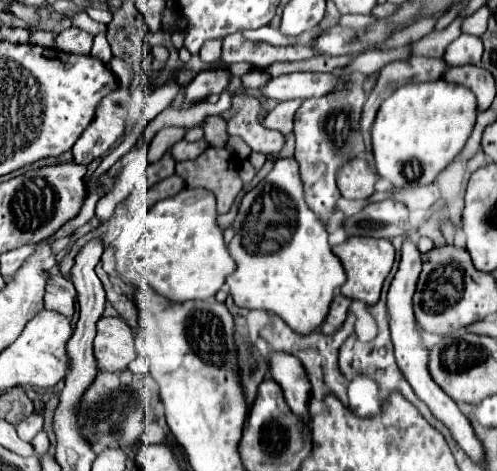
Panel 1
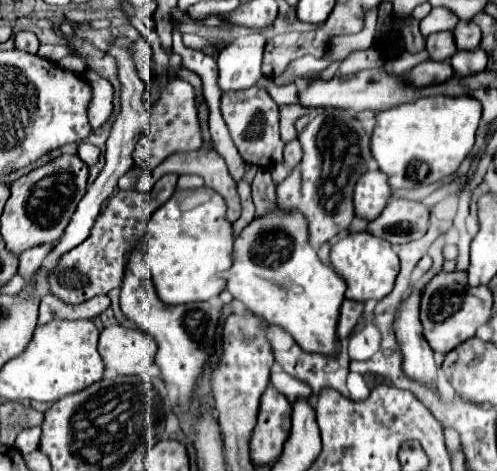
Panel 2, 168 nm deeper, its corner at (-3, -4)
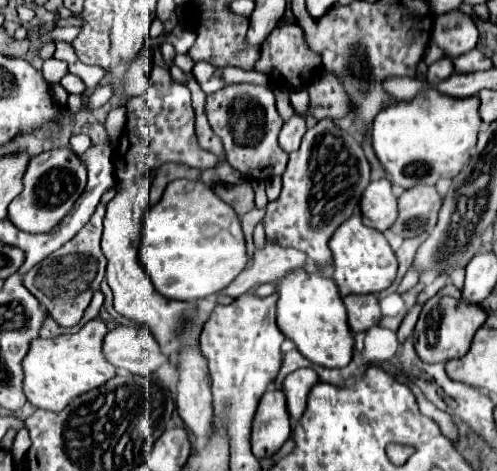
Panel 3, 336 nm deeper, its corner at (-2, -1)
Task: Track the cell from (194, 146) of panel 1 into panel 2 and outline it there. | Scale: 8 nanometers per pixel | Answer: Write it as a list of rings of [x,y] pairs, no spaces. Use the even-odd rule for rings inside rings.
[[[252,87],[236,93],[222,93],[220,109],[228,125],[230,137],[246,163],[254,163],[258,167],[272,167],[274,163],[282,161],[284,143],[278,133],[278,105],[262,87]]]

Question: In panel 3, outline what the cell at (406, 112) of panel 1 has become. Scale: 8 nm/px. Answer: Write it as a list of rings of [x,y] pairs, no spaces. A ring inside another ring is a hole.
[[[429,90],[427,94],[417,94],[411,102],[397,102],[381,110],[373,122],[373,150],[379,162],[385,166],[389,180],[403,188],[411,188],[415,184],[429,184],[433,186],[439,178],[455,178],[463,164],[469,158],[469,150],[477,142],[477,132],[481,126],[479,118],[479,96],[469,98],[451,98],[439,94],[437,90]]]

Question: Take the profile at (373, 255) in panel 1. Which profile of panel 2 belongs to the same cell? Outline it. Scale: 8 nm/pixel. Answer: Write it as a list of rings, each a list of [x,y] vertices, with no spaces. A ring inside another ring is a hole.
[[[348,233],[346,237],[338,239],[332,245],[330,251],[330,263],[336,269],[338,275],[344,277],[348,289],[346,289],[346,299],[352,301],[368,301],[368,299],[384,299],[394,285],[394,279],[398,275],[398,255],[392,249],[392,245],[380,237],[372,237],[370,233]]]

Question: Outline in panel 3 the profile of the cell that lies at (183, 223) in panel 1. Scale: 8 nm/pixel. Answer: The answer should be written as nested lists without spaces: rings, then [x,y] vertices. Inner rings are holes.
[[[173,180],[161,200],[144,214],[139,260],[155,288],[165,298],[197,302],[223,288],[245,268],[245,238],[235,210],[211,186],[193,180]]]

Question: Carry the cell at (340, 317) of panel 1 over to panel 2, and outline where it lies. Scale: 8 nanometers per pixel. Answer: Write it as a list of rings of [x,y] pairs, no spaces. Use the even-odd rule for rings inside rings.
[[[344,299],[342,309],[340,309],[340,319],[338,319],[338,339],[346,339],[352,333],[352,329],[356,327],[356,323],[362,315],[362,307],[364,307],[364,303]]]

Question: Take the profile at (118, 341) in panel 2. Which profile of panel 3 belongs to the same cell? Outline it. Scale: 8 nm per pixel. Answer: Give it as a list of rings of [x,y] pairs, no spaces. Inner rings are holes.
[[[117,326],[113,328],[103,340],[103,354],[105,358],[119,370],[127,370],[139,376],[151,376],[163,364],[167,364],[167,356],[161,354],[159,344],[155,342],[151,330],[145,326]]]

